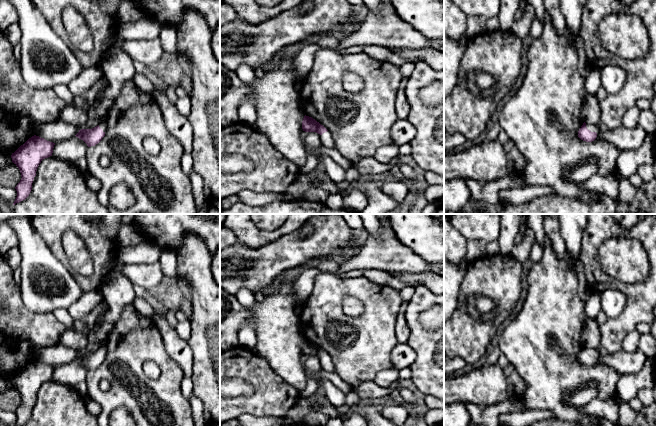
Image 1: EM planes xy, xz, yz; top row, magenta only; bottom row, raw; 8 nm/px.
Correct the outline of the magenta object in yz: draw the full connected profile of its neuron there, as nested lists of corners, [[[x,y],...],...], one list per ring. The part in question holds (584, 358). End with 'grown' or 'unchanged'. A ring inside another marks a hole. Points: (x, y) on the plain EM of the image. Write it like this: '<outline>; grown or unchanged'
[[[584,346],[578,355],[578,361],[583,365],[592,366],[596,363],[598,355],[599,349],[588,349]]]; grown

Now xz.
[[[304,340],[302,345],[302,353],[305,356],[316,356],[321,359],[321,365],[323,370],[336,373],[336,369],[332,358],[319,346],[309,340]]]; grown

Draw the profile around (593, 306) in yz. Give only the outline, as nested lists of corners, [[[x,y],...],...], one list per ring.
[[[591,291],[588,301],[585,303],[587,318],[596,318],[601,311],[601,291]]]

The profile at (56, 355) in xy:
[[[58,343],[39,349],[35,359],[47,365],[58,367],[74,361],[78,356],[79,353],[75,349]]]

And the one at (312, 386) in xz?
[[[308,378],[306,387],[300,391],[300,399],[306,399],[311,396],[317,392],[318,388],[318,382],[313,378]]]

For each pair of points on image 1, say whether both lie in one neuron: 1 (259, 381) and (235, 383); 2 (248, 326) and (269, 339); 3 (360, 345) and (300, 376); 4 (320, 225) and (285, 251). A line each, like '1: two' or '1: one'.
1: two
2: two
3: two
4: one

